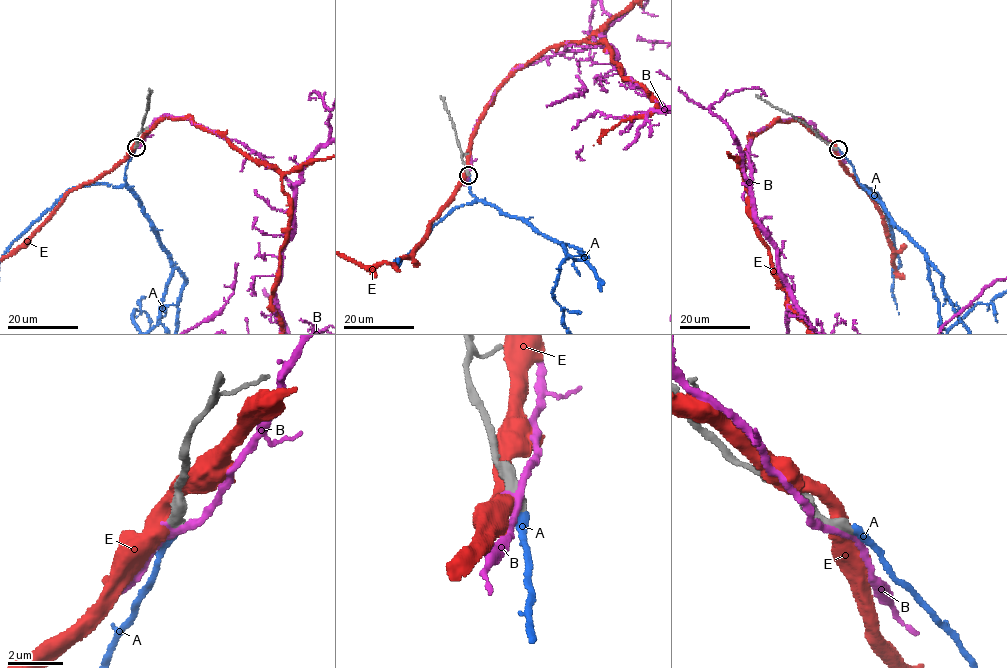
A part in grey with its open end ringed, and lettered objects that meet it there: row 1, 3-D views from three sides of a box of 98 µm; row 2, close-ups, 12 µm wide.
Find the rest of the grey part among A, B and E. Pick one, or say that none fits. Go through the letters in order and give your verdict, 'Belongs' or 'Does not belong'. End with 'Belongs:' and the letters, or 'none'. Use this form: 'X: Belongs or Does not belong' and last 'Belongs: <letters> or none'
A: Belongs
B: Does not belong
E: Does not belong
Belongs: A

